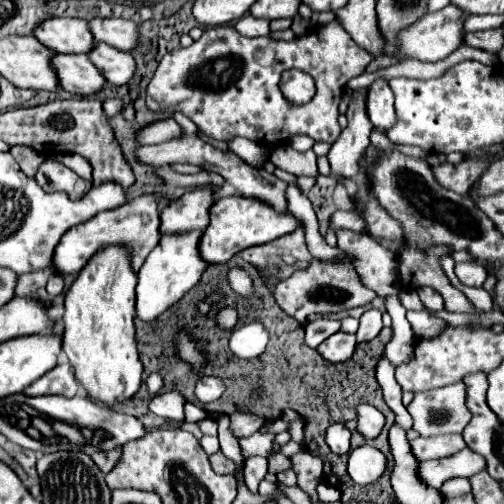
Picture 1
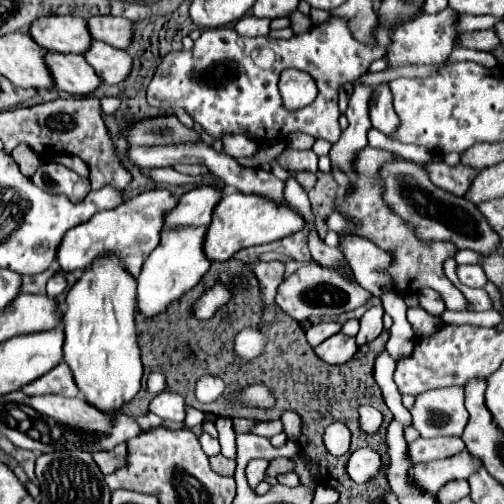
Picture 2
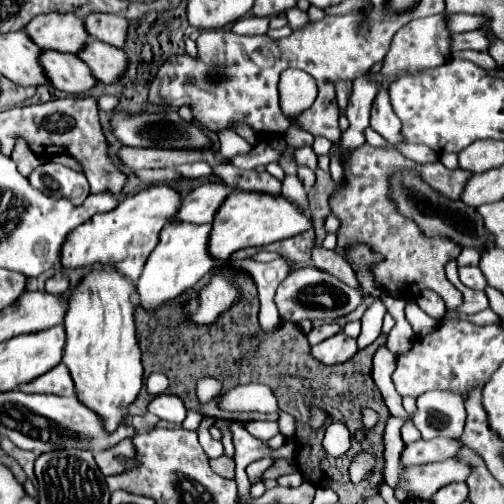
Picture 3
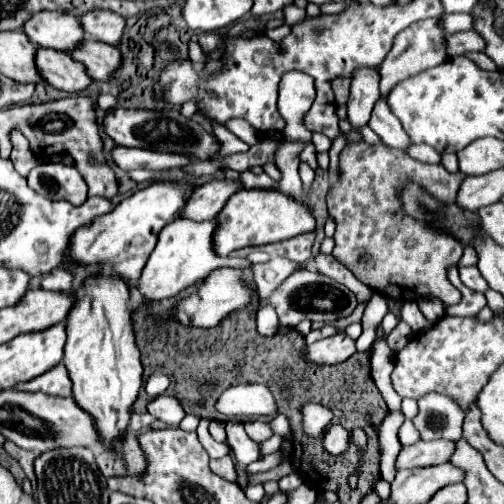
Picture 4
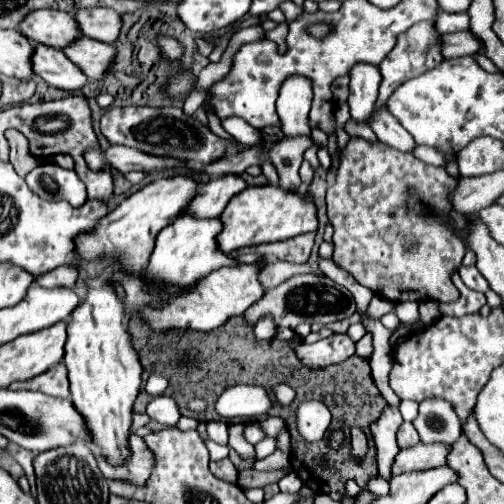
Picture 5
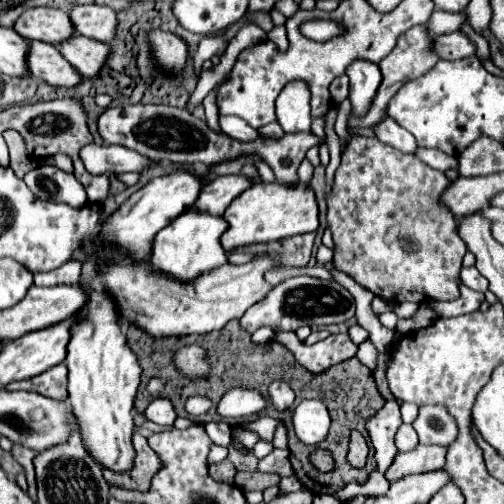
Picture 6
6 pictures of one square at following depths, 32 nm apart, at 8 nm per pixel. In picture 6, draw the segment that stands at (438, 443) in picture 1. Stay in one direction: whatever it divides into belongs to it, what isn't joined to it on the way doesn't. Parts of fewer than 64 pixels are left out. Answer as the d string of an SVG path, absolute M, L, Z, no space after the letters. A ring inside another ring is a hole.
M418 444L414 450L400 452L394 458L392 466L386 472L386 478L392 482L392 480L406 476L406 474L430 472L430 470L442 468L444 460L446 460L446 448L444 446L440 446L440 444L428 444L428 446Z

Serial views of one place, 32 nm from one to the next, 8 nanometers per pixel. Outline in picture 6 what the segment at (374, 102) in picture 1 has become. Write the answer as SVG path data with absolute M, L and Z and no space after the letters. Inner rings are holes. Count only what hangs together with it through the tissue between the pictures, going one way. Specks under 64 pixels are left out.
M388 114L384 116L384 120L380 120L380 124L374 126L374 134L380 142L390 144L392 148L406 152L406 154L414 154L414 150L418 148L412 134L404 130L400 124L396 124L396 120L392 120Z

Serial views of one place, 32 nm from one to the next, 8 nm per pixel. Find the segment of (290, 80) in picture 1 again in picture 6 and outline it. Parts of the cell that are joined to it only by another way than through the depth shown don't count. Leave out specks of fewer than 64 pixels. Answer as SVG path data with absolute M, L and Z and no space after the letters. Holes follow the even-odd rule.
M288 82L276 100L276 116L286 134L310 132L306 88L292 88L292 82Z

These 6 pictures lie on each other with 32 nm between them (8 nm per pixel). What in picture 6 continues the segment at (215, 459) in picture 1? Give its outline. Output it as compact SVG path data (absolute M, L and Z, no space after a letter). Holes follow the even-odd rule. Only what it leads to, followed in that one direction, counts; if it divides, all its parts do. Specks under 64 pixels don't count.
M226 458L226 460L222 460L220 464L210 464L210 472L212 472L212 478L214 478L214 480L234 484L236 468L234 468L234 464L232 464L228 458Z

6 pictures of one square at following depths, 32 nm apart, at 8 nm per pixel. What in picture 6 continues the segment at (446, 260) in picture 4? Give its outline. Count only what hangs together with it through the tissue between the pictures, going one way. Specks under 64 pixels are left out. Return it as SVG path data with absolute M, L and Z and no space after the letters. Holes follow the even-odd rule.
M354 136L348 146L342 150L342 162L336 170L336 182L334 186L328 190L326 194L326 202L328 202L328 226L332 228L332 236L334 236L334 264L336 268L340 268L342 272L346 272L348 276L352 276L360 286L368 288L370 292L374 292L376 296L400 304L400 302L424 302L424 300L456 300L460 296L458 292L458 284L456 278L460 274L462 268L462 258L466 254L466 244L464 240L458 236L456 232L456 220L452 218L452 214L448 212L448 208L440 202L442 192L452 186L452 182L446 178L446 174L442 170L430 168L428 164L420 162L414 154L404 154L388 144L382 144L378 138L364 138L364 136Z

